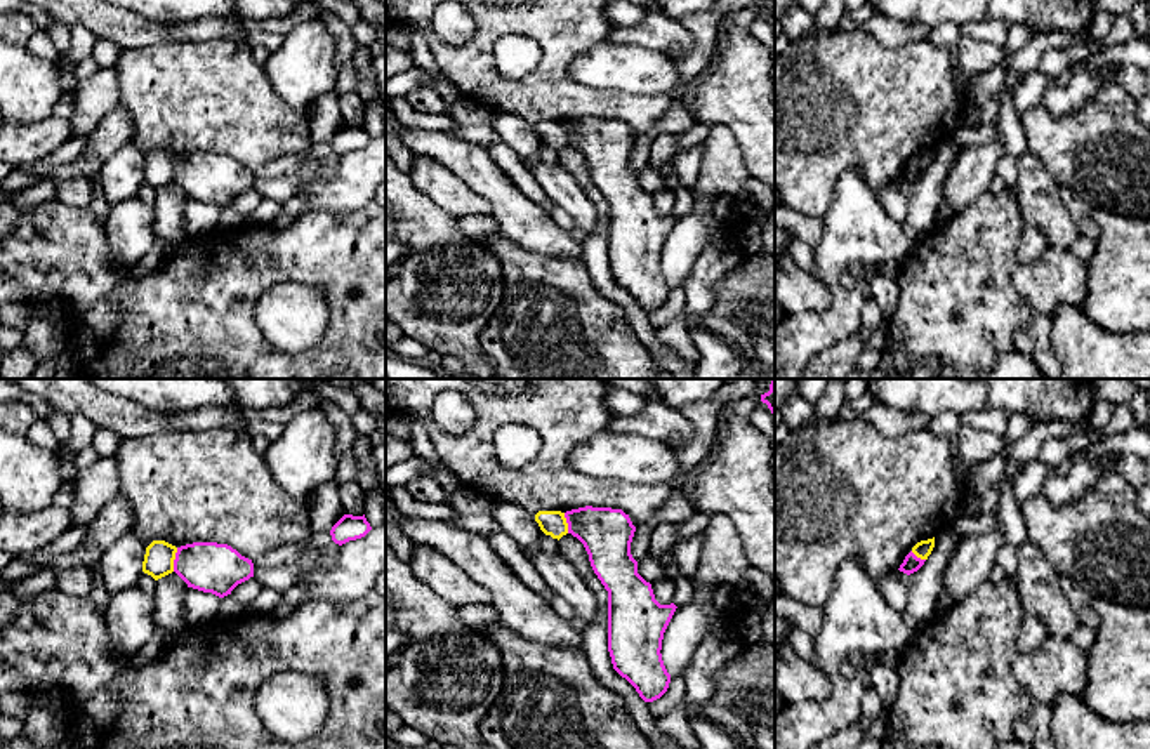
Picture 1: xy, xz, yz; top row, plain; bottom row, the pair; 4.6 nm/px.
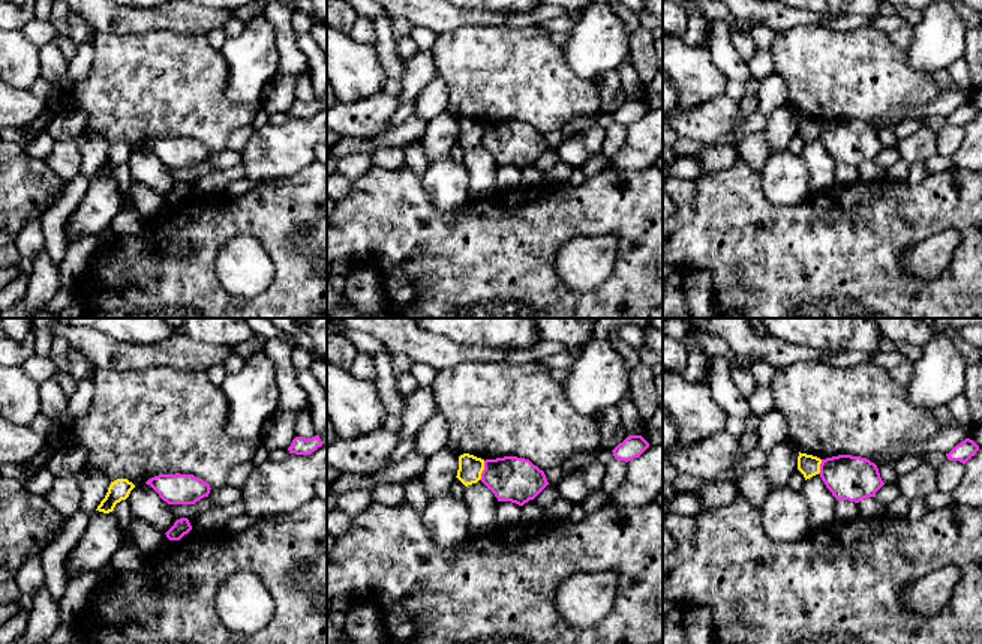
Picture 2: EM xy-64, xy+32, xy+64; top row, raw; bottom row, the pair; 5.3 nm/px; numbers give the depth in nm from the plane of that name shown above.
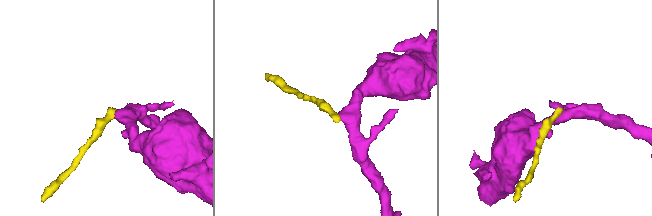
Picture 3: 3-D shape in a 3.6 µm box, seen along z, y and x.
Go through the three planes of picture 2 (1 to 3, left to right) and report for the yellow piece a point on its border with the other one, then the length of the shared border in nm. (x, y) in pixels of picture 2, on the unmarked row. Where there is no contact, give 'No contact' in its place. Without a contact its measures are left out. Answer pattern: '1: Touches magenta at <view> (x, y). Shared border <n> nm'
1: No contact
2: Touches magenta at xy+32 (483, 134). Shared border 110 nm
3: Touches magenta at xy+64 (820, 131). Shared border 80 nm

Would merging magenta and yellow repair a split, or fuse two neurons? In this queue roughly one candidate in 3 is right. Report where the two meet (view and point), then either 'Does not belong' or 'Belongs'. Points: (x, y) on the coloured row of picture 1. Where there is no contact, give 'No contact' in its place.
Touches magenta at xy (174, 560). Does not belong

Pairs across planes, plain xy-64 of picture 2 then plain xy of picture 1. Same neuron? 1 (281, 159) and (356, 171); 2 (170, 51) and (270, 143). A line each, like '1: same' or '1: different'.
1: same
2: same

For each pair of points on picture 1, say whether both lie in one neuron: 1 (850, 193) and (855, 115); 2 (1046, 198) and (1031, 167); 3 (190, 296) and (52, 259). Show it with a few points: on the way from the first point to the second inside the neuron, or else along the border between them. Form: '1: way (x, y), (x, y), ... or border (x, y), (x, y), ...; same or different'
1: border (876, 193), (848, 167), (829, 204); different
2: way (1039, 192), (1031, 174); same
3: way (155, 296), (103, 296), (87, 280); same

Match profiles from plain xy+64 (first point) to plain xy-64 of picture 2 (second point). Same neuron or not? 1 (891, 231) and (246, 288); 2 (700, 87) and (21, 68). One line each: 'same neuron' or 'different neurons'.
1: different neurons
2: same neuron

